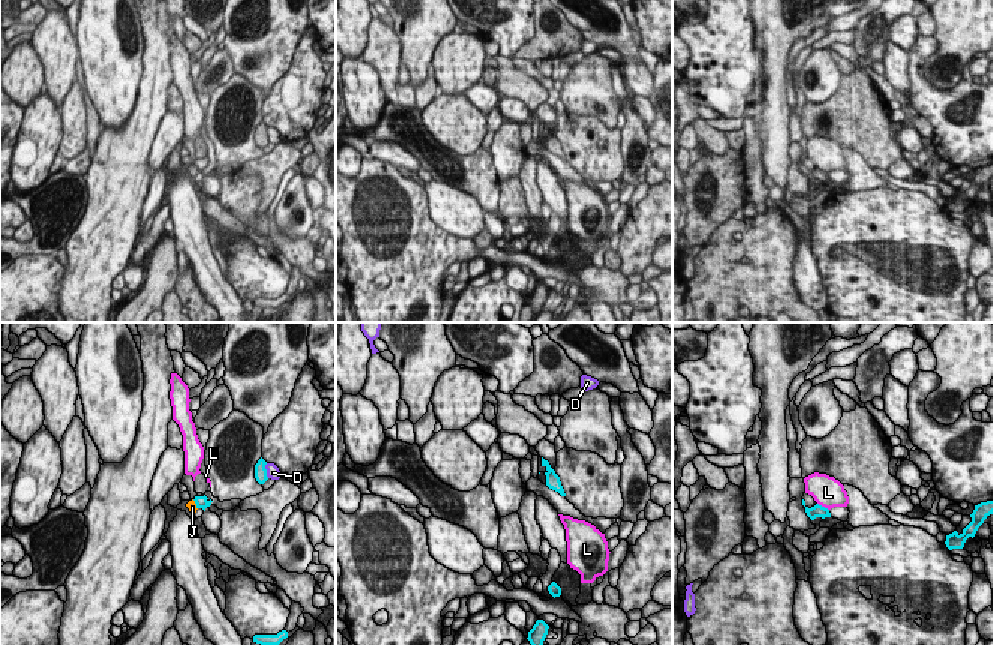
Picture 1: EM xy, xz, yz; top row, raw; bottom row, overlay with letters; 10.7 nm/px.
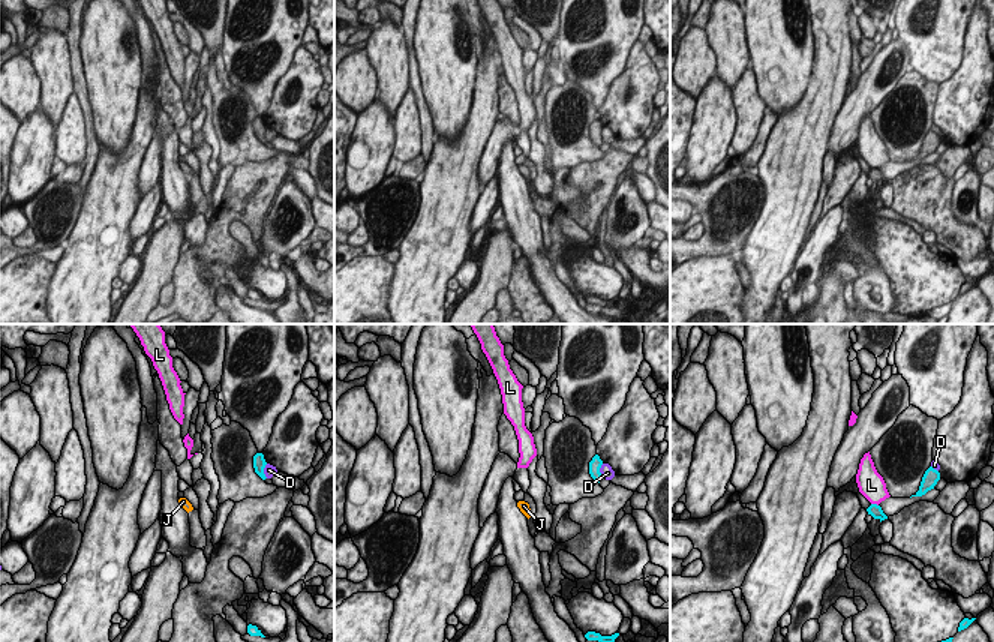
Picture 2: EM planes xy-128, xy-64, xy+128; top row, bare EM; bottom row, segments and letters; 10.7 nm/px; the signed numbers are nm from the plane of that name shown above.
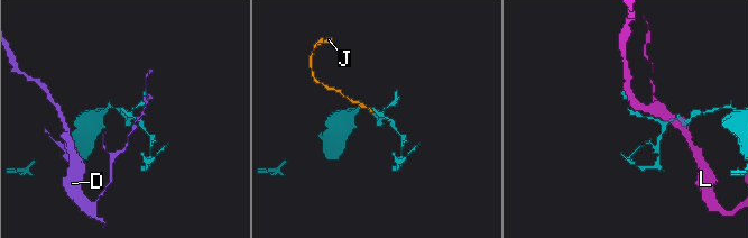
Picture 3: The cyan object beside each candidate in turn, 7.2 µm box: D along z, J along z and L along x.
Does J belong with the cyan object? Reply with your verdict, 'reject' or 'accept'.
accept

